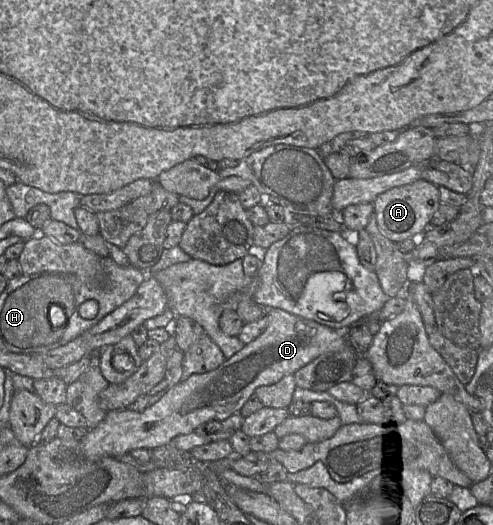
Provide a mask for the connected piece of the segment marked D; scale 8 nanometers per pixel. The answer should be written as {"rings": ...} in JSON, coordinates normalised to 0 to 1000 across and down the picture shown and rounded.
{"rings":[[[533,587],[544,602],[538,629],[442,701],[369,722],[290,783],[262,777],[217,783],[209,802],[181,817],[162,838],[170,869],[178,874],[207,869],[241,872],[276,853],[308,857],[341,846],[359,830],[394,823],[422,802],[460,798],[487,787],[523,737],[554,733],[580,714],[596,714],[645,678],[688,669],[706,653],[708,625],[673,625],[572,589]]]}

